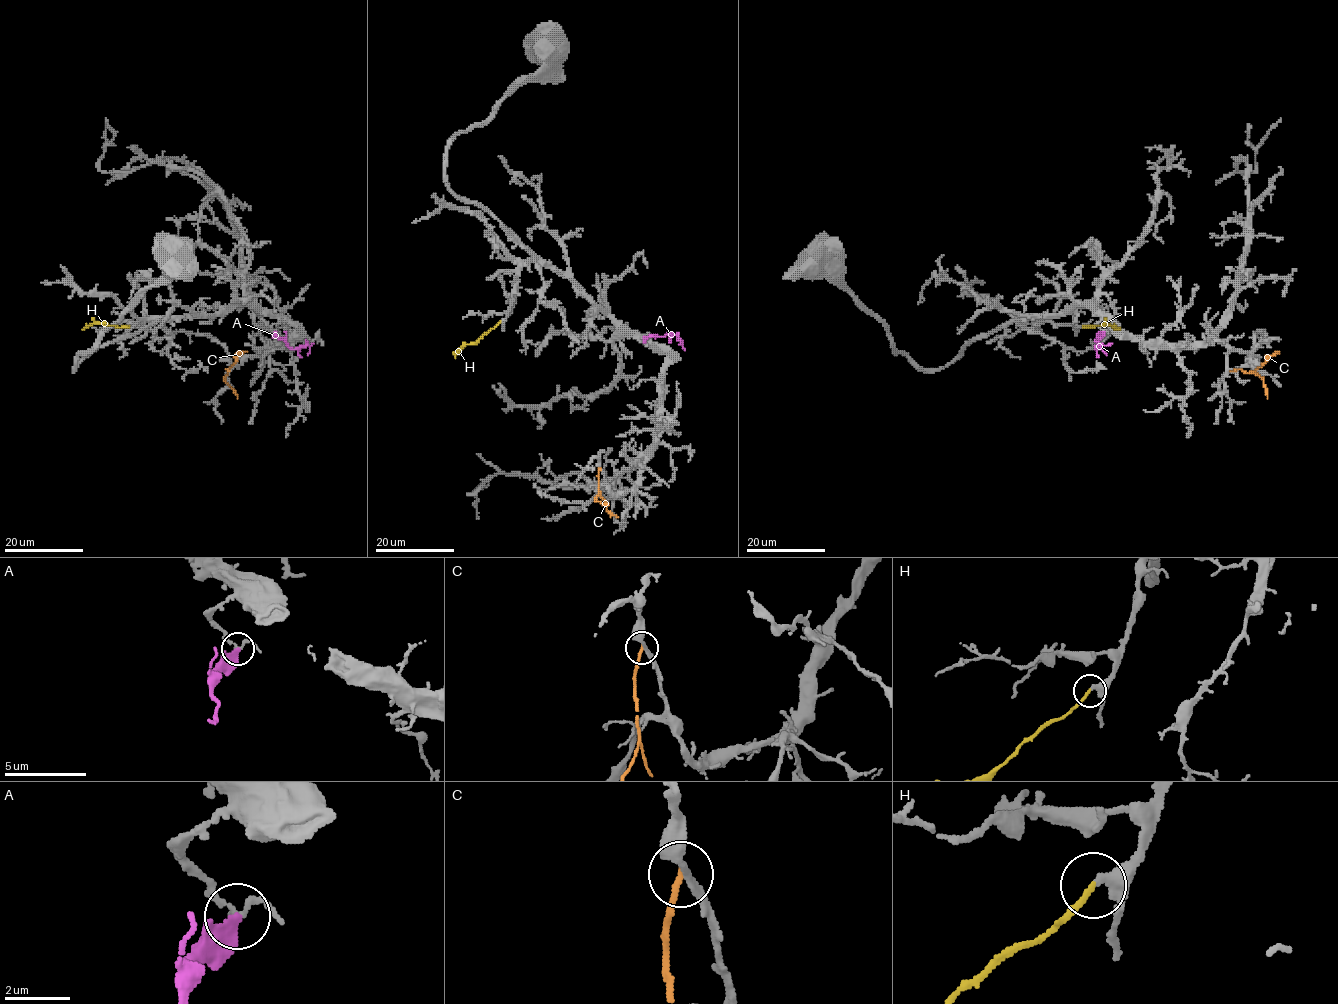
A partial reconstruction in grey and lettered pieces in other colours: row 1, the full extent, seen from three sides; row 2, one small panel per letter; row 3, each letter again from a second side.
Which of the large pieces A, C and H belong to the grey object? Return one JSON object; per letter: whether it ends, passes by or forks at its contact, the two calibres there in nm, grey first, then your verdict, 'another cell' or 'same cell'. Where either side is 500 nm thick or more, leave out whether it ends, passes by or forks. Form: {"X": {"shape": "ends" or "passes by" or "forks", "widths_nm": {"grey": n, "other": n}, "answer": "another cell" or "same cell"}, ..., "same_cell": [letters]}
{"A": {"shape": "ends", "widths_nm": {"grey": 140, "other": 380}, "answer": "another cell"}, "C": {"shape": "ends", "widths_nm": {"grey": 280, "other": 200}, "answer": "another cell"}, "H": {"shape": "ends", "widths_nm": {"grey": 240, "other": 170}, "answer": "same cell"}, "same_cell": ["H"]}

